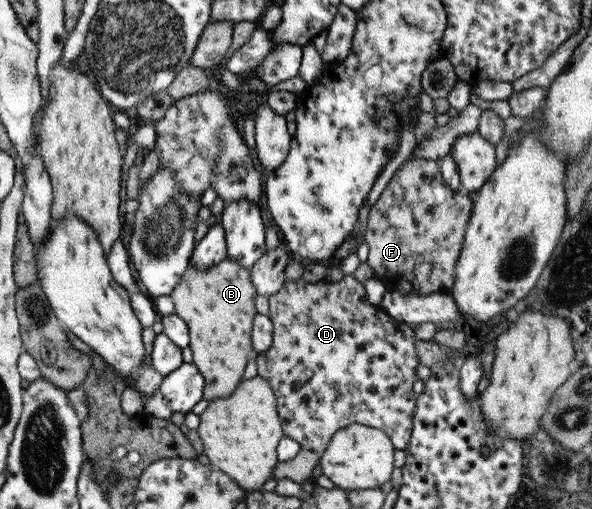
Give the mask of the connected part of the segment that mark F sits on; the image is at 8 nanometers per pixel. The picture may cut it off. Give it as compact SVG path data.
M415 156L403 162L379 199L370 207L364 242L369 247L367 265L373 269L375 278L385 285L386 291L398 291L403 295L416 293L429 295L435 292L449 293L454 288L454 273L464 235L473 209L469 193L454 190L445 185L440 164Z

